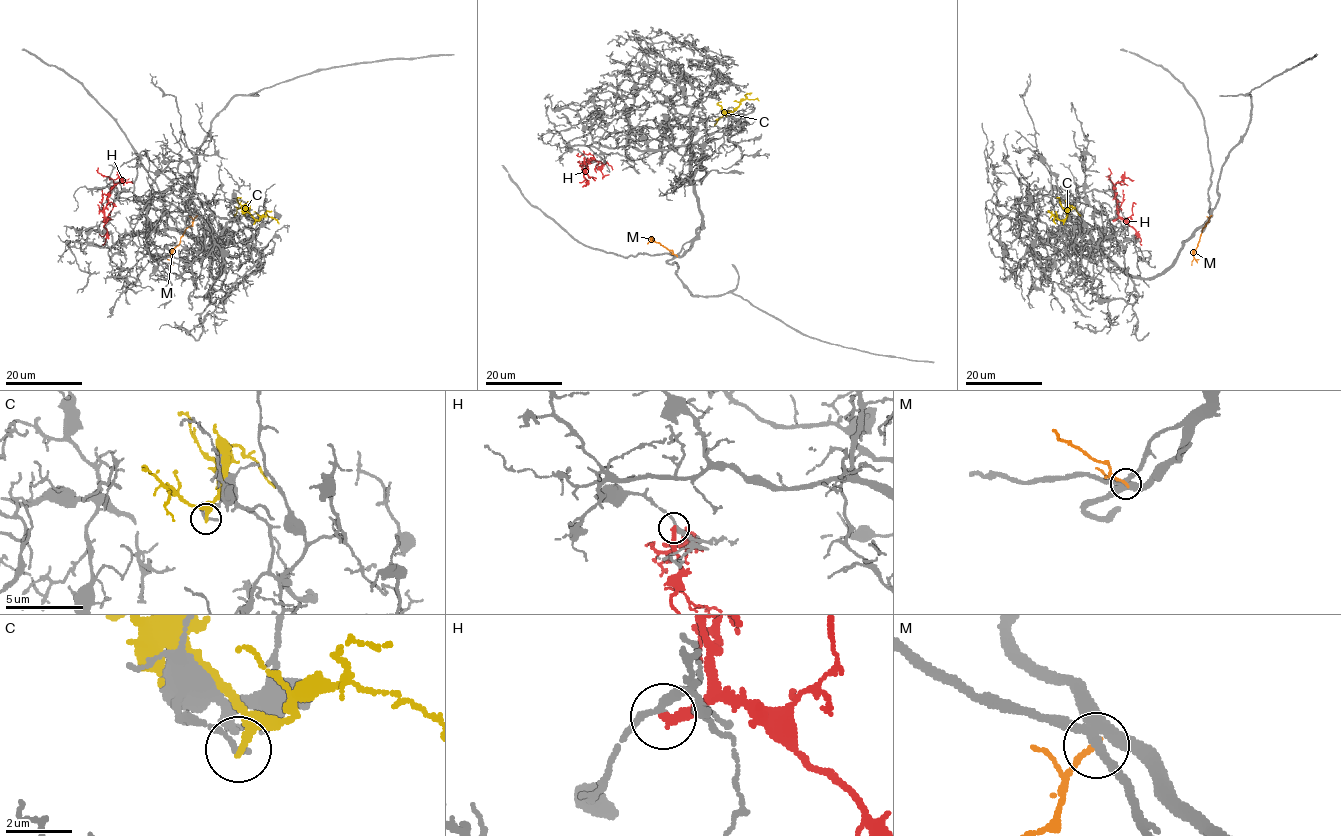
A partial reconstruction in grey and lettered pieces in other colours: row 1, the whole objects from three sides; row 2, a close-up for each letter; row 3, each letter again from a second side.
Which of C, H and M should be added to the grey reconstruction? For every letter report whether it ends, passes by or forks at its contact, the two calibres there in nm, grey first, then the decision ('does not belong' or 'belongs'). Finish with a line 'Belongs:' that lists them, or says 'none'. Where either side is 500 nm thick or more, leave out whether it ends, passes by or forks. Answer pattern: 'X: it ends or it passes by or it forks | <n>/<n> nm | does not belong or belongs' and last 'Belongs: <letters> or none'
C: it ends | 200/320 nm | does not belong
H: it ends | 240/320 nm | does not belong
M: it ends | 340/170 nm | does not belong
Belongs: none

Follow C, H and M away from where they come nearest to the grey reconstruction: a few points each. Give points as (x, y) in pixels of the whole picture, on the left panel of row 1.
C: (253, 223), (254, 219), (243, 205), (234, 216)
H: (104, 220), (108, 193), (114, 182), (97, 172), (98, 168)
M: (197, 216), (170, 256), (173, 265)

